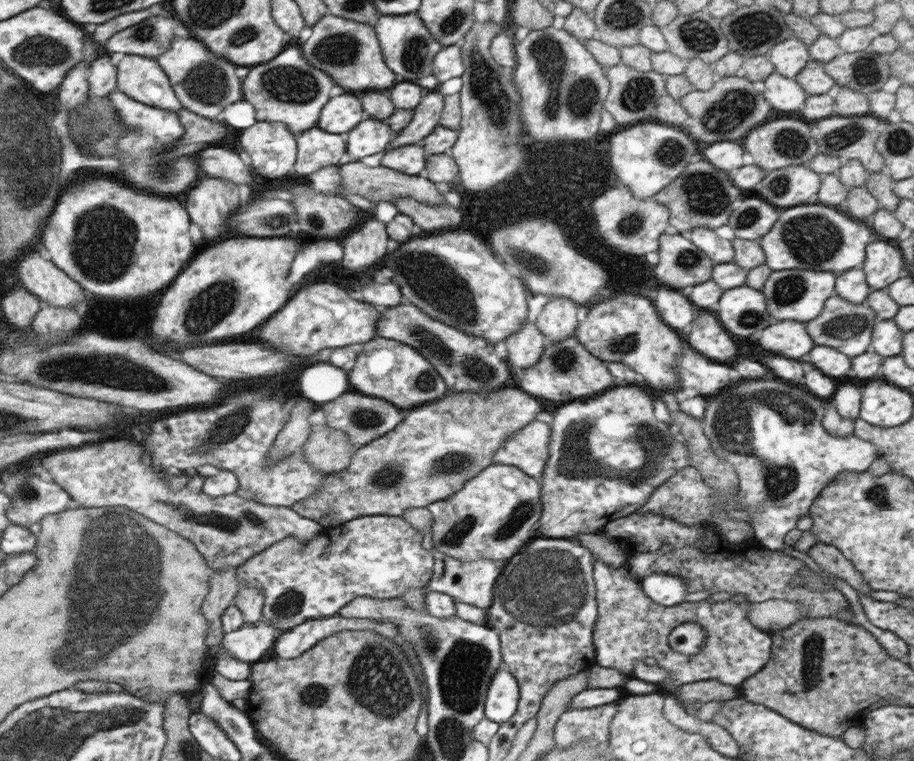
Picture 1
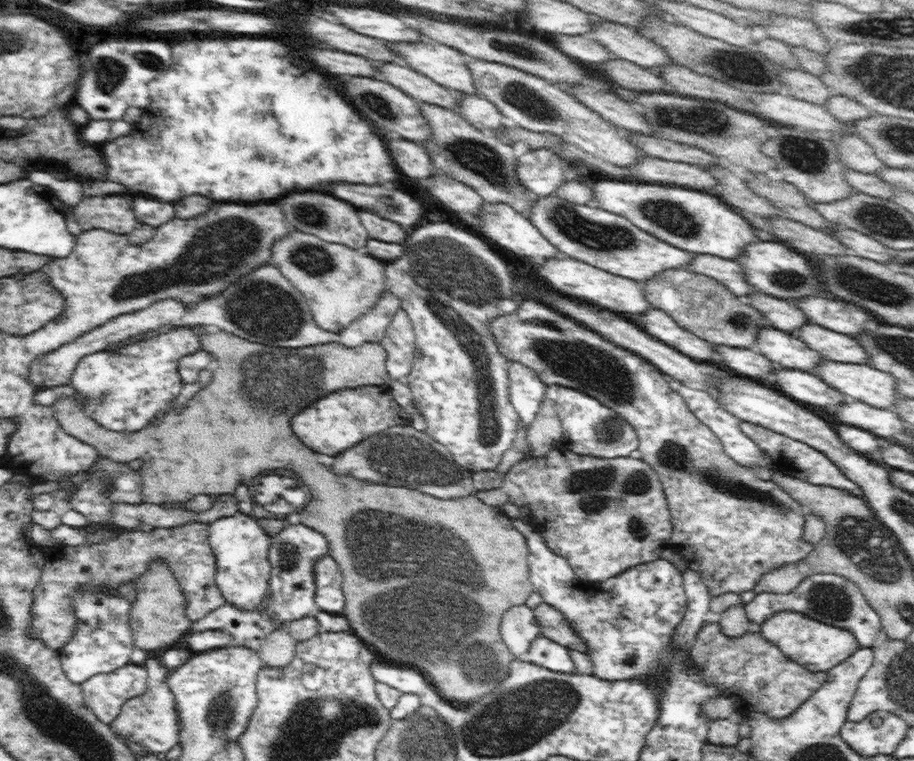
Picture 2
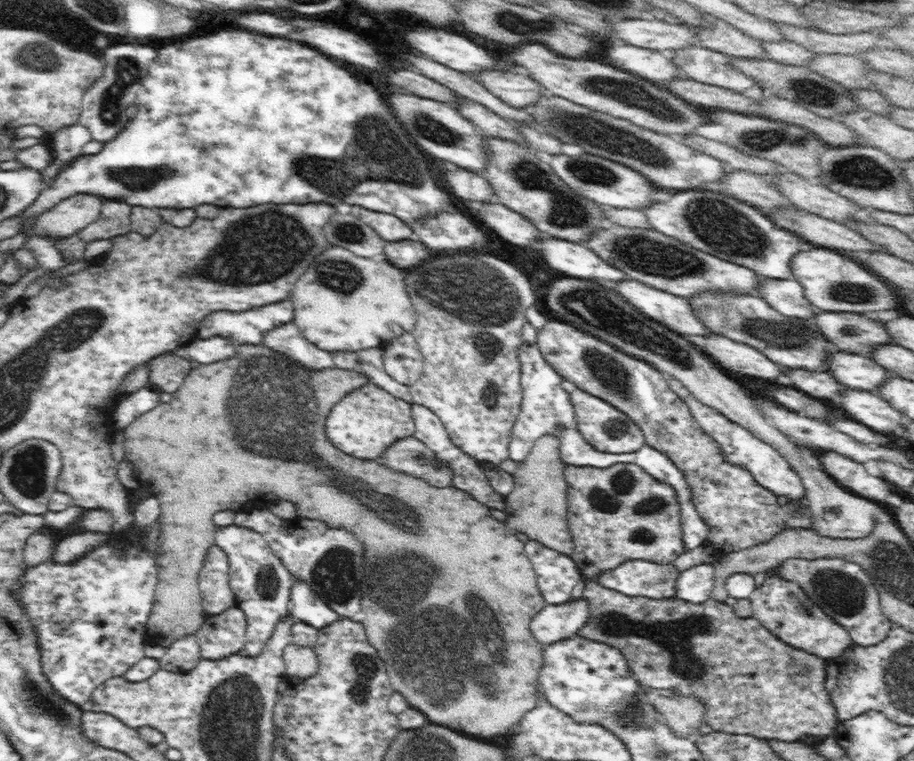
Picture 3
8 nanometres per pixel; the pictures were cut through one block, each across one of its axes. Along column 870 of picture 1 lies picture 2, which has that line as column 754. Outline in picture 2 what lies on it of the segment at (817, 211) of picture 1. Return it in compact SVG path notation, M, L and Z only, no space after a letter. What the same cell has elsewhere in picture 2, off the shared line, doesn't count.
M600 180L589 184L592 191L592 206L612 214L622 215L640 230L646 231L670 245L695 254L710 254L734 261L749 245L762 240L756 236L754 226L724 206L710 193L702 194L696 189L670 188L670 185L636 184Z

